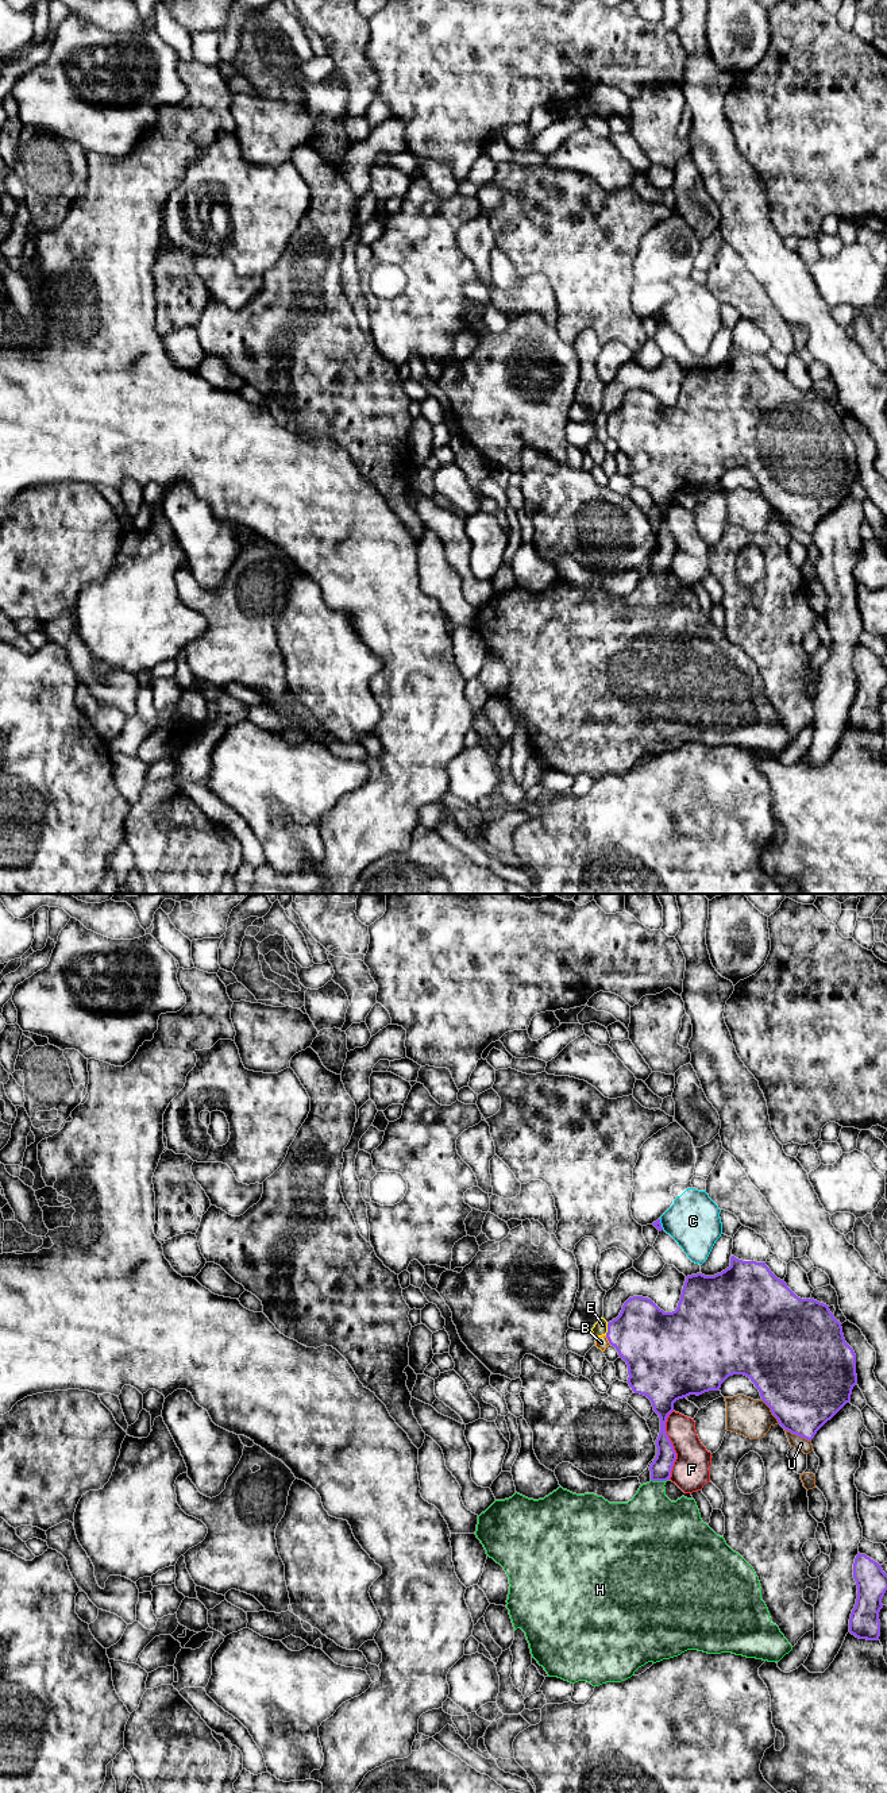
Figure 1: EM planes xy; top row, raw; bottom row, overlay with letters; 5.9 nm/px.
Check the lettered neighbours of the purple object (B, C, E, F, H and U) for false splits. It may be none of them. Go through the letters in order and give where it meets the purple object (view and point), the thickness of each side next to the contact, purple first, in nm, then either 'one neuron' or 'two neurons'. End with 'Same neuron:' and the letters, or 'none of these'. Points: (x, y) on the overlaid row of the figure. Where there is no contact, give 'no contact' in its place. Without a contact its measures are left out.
B: meets purple in xy at (608, 1340); 380 nm thick on the purple side, 80 nm on the other; two neurons
C: meets purple in xy at (660, 1225); 50 nm thick on the purple side, 320 nm on the other; two neurons
E: meets purple in xy at (608, 1329); 380 nm thick on the purple side, 90 nm on the other; two neurons
F: meets purple in xy at (671, 1445); 130 nm thick on the purple side, 220 nm on the other; two neurons
H: meets purple in xy at (660, 1480); 130 nm thick on the purple side, 340 nm on the other; two neurons
U: meets purple in xy at (798, 1435); 420 nm thick on the purple side, 80 nm on the other; two neurons
Same neuron: none of these

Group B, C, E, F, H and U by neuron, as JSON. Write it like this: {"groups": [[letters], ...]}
{"groups": [["B", "E"], ["C"], ["F"], ["H"], ["U"]]}

